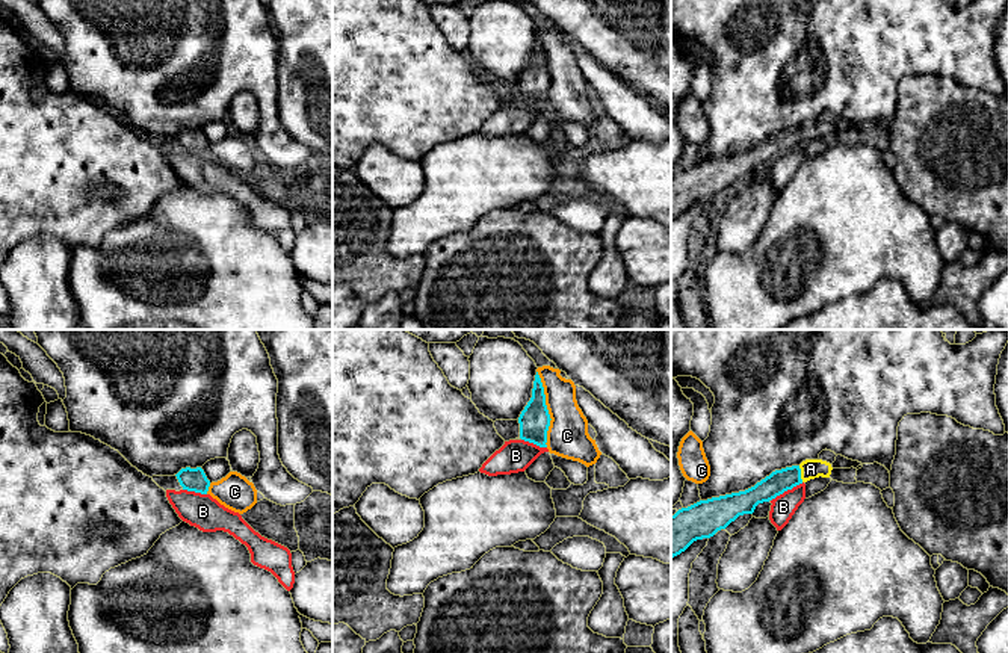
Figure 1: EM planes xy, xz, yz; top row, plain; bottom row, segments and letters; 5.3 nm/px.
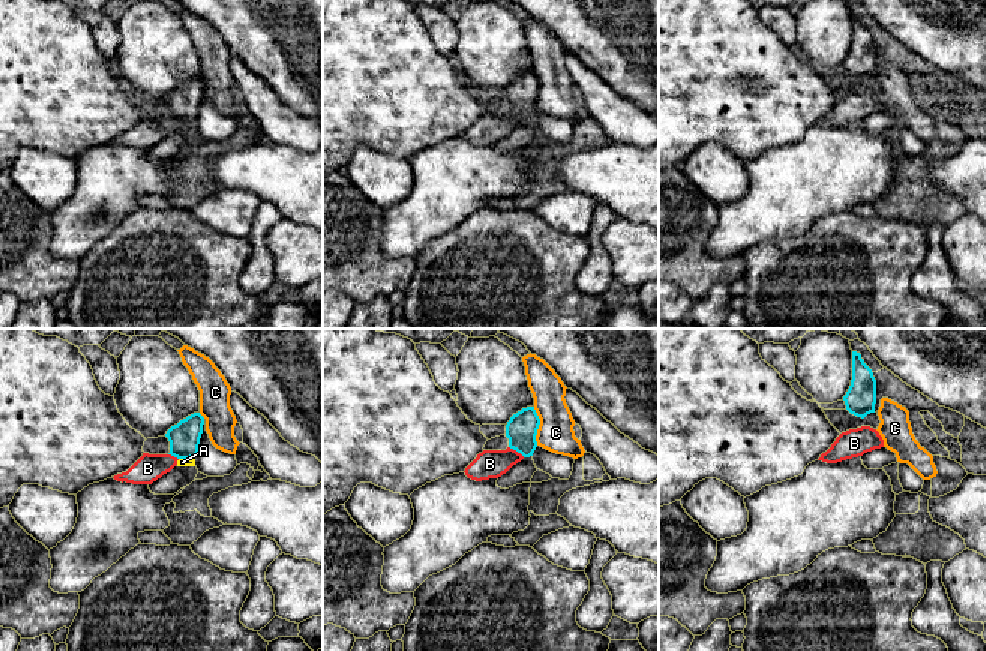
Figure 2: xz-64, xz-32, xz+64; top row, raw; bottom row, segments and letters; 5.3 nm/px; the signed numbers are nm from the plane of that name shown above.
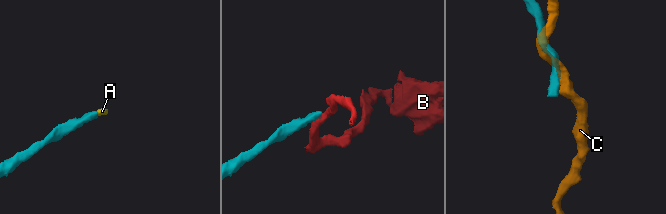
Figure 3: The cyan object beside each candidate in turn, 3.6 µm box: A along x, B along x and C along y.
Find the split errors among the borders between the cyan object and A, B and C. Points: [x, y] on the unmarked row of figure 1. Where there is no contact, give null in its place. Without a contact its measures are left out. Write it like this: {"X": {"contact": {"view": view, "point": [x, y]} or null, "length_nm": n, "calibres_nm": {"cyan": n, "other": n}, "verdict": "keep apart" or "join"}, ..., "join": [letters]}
{"A": {"contact": {"view": "yz", "point": [800, 135]}, "length_nm": 90, "calibres_nm": {"cyan": 120, "other": 110}, "verdict": "join"}, "B": {"contact": {"view": "yz", "point": [786, 151]}, "length_nm": 200, "calibres_nm": {"cyan": 130, "other": 130}, "verdict": "keep apart"}, "C": {"contact": {"view": "xz", "point": [546, 70]}, "length_nm": 420, "calibres_nm": {"cyan": 160, "other": 220}, "verdict": "keep apart"}, "join": ["A"]}

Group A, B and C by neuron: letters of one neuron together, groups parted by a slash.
A / B / C

